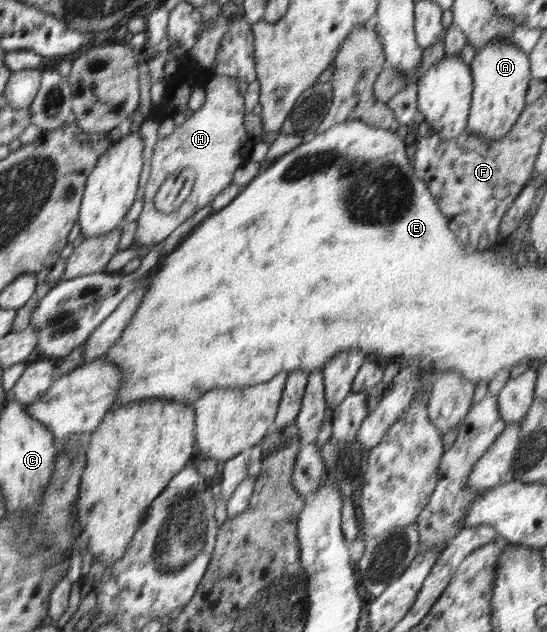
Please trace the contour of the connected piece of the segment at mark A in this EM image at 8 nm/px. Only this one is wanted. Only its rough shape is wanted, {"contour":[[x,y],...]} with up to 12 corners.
{"contour":[[490,40],[469,63],[468,131],[501,140],[523,112],[529,54]]}

